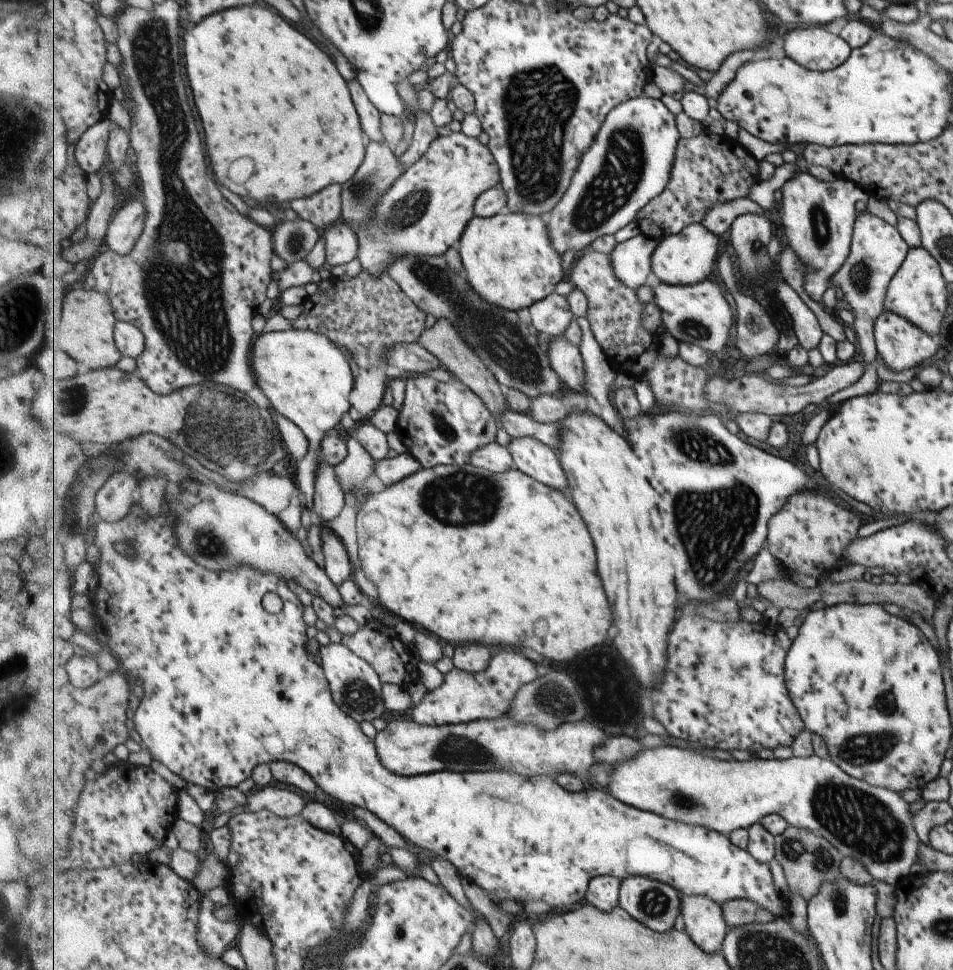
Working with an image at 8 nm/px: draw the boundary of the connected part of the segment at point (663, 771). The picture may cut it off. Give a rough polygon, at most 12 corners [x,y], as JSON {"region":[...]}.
{"region":[[671,746],[613,767],[635,808],[729,836],[770,814],[893,886],[908,804],[830,758]]}

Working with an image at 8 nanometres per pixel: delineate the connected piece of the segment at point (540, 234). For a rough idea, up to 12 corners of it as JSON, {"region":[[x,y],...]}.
{"region":[[475,216],[457,246],[482,300],[529,310],[568,279],[544,216]]}

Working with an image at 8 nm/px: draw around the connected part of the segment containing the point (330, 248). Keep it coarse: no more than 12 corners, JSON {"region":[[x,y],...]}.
{"region":[[341,220],[325,232],[332,266],[358,258],[358,234]]}

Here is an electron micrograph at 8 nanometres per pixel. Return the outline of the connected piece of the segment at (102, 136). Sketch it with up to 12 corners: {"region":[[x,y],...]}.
{"region":[[105,118],[79,140],[76,158],[86,174],[107,161],[114,123]]}

